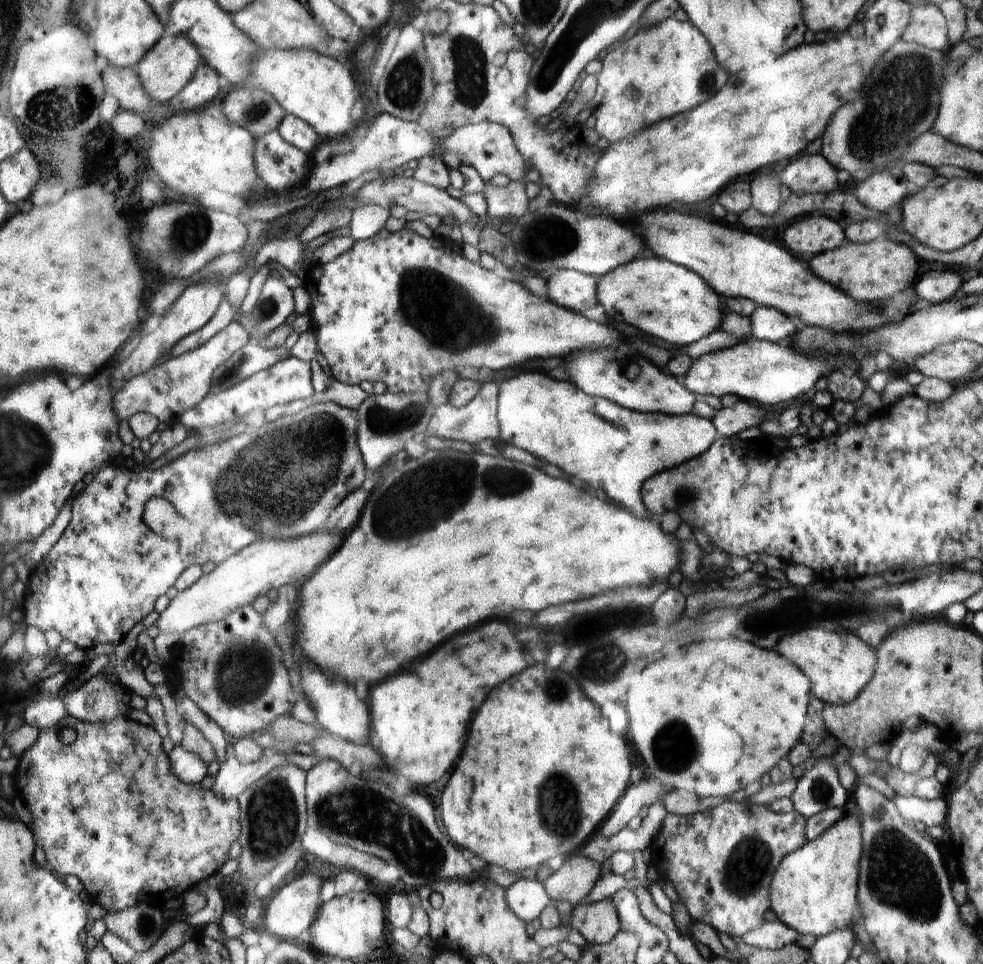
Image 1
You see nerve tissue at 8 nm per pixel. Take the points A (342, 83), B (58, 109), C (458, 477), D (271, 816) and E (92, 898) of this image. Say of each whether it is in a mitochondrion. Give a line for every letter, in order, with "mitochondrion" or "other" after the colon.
A: other
B: mitochondrion
C: mitochondrion
D: mitochondrion
E: other

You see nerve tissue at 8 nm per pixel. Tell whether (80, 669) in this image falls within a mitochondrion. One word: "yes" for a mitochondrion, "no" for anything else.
no

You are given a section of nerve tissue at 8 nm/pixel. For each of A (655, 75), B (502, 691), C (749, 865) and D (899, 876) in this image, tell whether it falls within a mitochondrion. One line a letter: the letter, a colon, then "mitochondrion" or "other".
A: other
B: other
C: mitochondrion
D: mitochondrion

